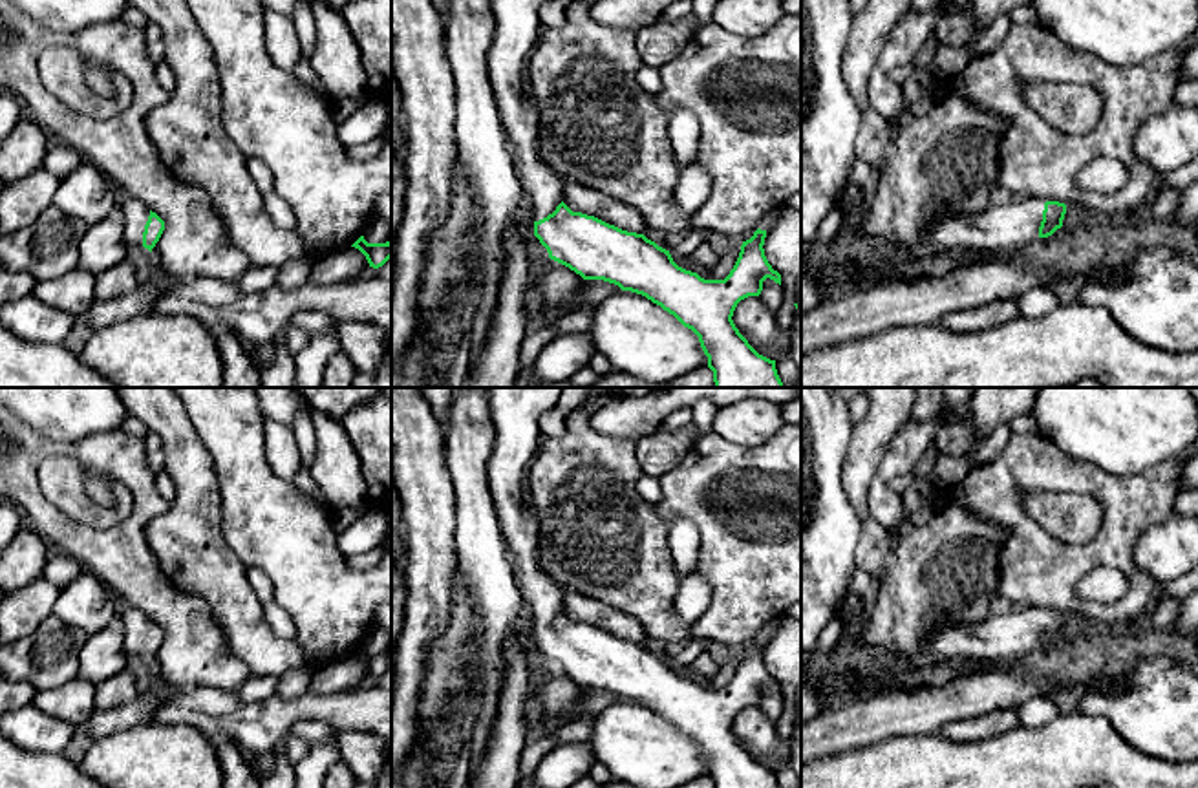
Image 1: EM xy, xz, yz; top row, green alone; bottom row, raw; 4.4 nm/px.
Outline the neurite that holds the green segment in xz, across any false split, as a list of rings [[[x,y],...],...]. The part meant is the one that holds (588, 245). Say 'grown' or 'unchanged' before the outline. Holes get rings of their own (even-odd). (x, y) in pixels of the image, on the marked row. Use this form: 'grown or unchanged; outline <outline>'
grown; outline [[[490,0],[494,16],[494,40],[487,57],[496,108],[508,137],[516,174],[529,203],[529,219],[534,236],[547,249],[549,258],[569,267],[583,280],[604,280],[646,296],[673,314],[684,327],[691,329],[708,357],[715,388],[785,388],[775,360],[759,355],[739,333],[732,316],[737,303],[748,296],[759,296],[766,278],[781,285],[781,274],[772,269],[765,256],[766,230],[757,229],[741,245],[739,258],[724,280],[704,280],[697,272],[679,267],[669,250],[658,247],[644,234],[627,232],[594,216],[572,212],[563,203],[563,179],[556,176],[540,155],[540,113],[523,90],[527,59],[536,48],[541,33],[538,9],[547,0]]]

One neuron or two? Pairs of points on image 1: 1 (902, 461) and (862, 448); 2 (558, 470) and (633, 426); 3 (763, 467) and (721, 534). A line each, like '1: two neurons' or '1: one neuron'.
1: two neurons
2: two neurons
3: one neuron

